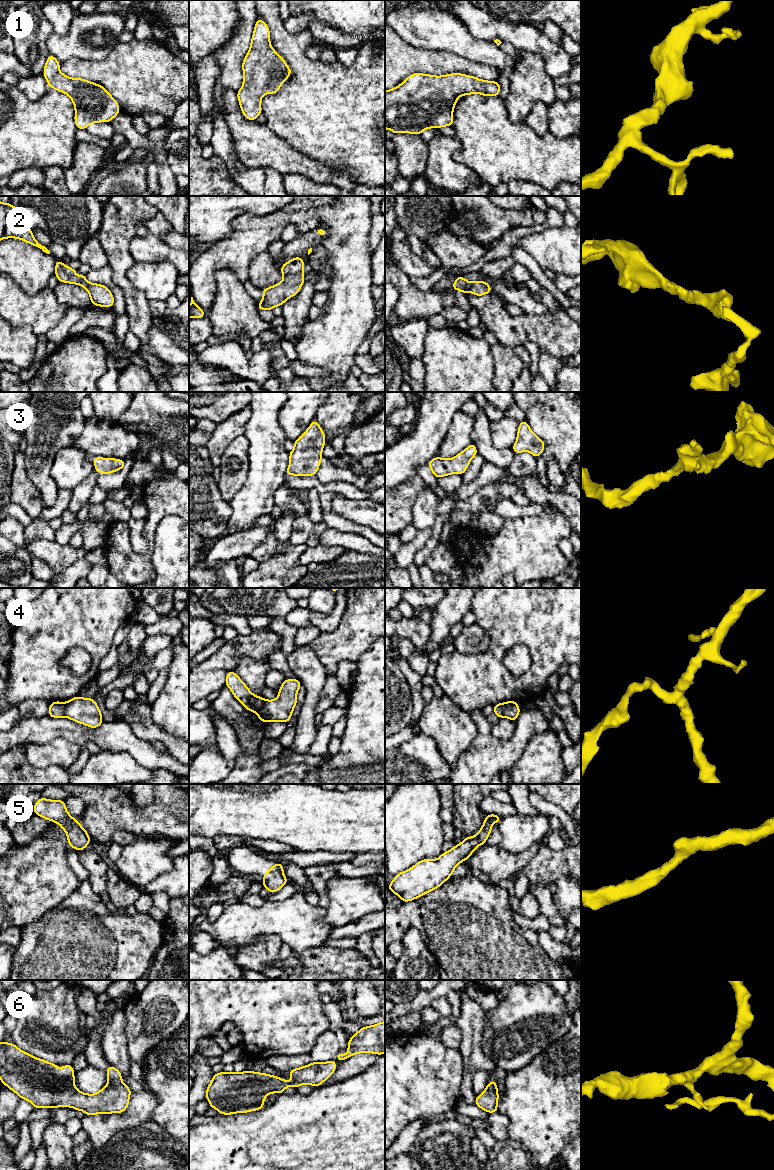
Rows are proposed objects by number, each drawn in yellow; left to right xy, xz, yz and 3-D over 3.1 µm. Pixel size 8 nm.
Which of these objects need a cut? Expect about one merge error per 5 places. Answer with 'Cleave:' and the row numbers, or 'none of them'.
Cleave: 4

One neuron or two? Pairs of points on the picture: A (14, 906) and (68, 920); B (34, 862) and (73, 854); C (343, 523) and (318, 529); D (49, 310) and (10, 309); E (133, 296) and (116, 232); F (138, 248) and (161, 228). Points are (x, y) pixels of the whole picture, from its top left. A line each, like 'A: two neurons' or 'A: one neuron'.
A: two neurons
B: two neurons
C: two neurons
D: one neuron
E: one neuron
F: two neurons

